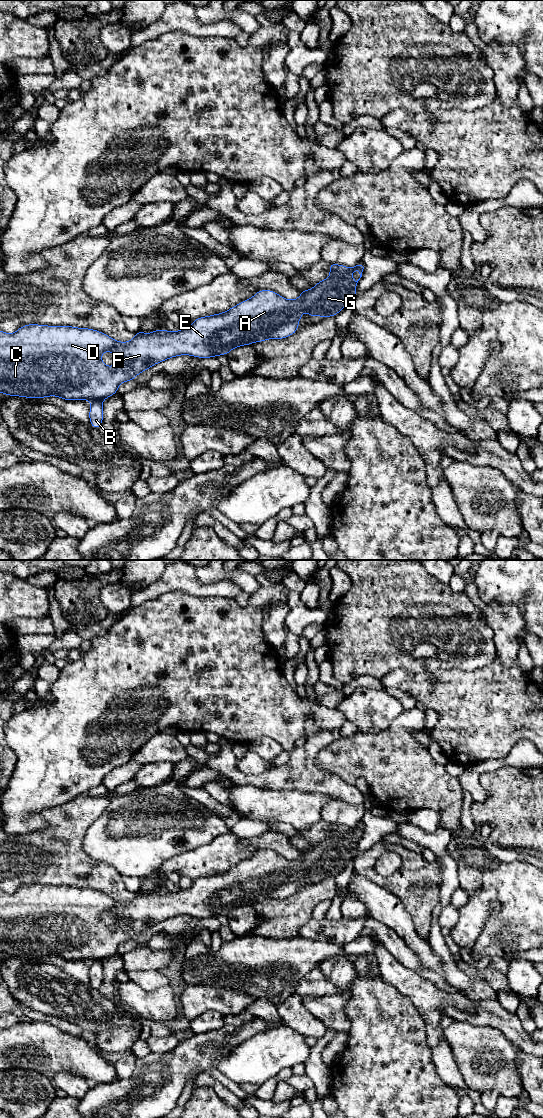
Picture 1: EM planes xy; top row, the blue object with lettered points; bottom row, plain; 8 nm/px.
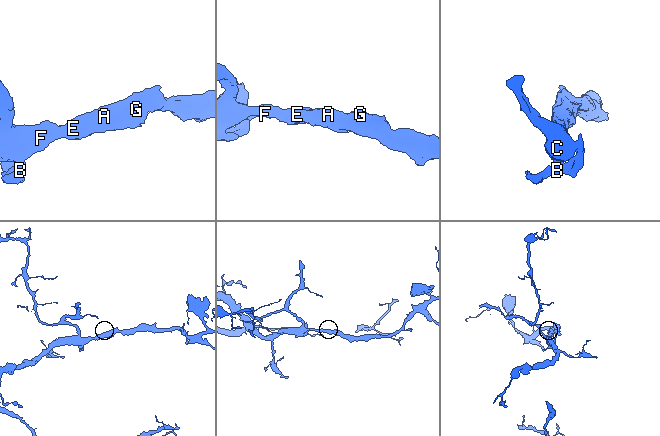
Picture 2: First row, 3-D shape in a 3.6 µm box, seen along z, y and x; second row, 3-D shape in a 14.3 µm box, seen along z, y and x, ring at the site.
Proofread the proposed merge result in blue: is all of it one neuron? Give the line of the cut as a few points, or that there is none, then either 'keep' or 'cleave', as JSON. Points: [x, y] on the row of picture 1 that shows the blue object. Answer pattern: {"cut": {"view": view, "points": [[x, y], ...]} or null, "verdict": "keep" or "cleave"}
{"cut": {"view": "xy", "points": [[101, 401], [92, 402]]}, "verdict": "cleave"}

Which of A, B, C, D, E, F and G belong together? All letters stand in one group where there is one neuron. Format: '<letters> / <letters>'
A C D E F G / B

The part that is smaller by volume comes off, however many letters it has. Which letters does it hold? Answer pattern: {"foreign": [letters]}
{"foreign": ["B"]}

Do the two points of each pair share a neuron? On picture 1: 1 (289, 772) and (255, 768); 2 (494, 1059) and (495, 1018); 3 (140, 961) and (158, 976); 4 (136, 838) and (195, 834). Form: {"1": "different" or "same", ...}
{"1": "different", "2": "different", "3": "different", "4": "same"}

